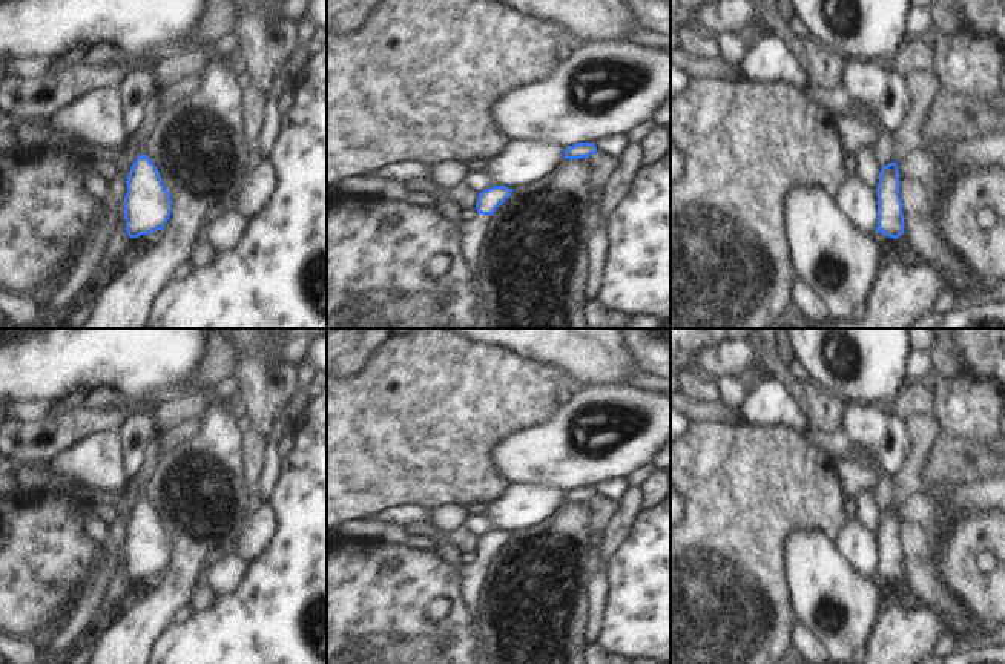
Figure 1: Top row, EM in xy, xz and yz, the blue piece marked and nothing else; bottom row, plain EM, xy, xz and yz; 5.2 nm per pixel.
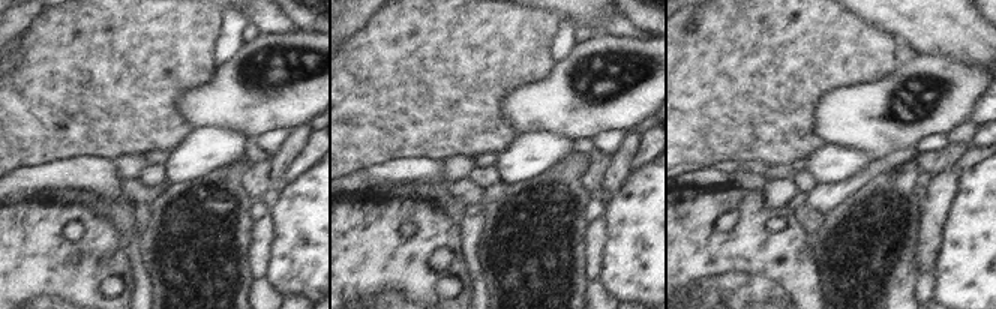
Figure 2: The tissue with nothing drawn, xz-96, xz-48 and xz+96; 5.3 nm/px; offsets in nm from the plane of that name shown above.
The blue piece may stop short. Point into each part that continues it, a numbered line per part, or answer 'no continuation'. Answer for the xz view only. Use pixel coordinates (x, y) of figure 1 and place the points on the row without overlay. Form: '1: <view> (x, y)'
1: xz (474, 574)

